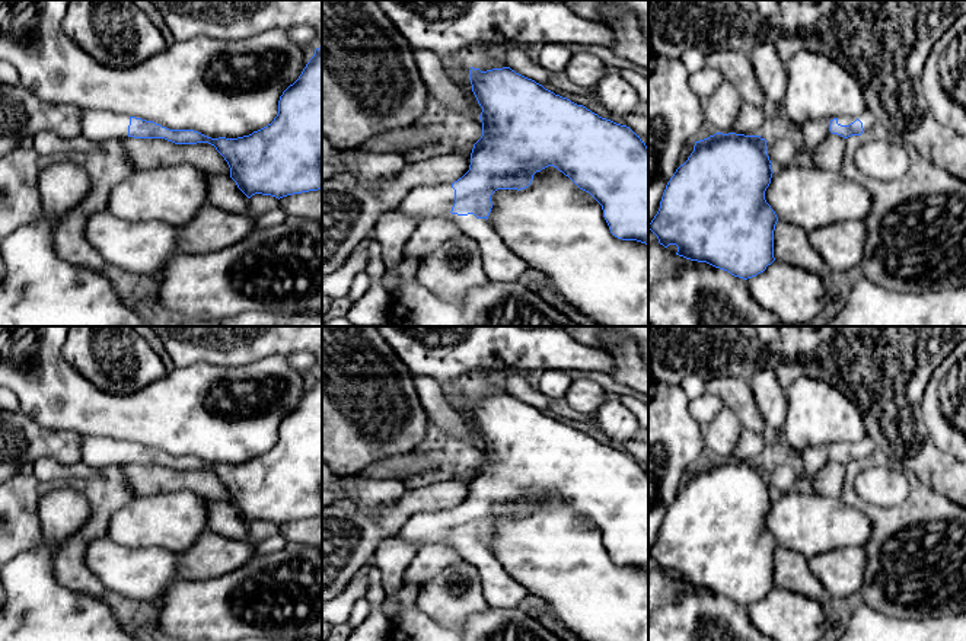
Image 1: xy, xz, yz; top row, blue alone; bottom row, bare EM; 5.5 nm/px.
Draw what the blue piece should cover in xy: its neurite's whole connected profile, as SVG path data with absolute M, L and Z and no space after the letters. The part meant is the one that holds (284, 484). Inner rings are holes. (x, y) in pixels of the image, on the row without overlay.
M322 373L280 422L274 447L249 462L211 465L96 436L82 436L80 447L80 460L93 468L134 463L208 469L224 484L230 504L248 524L262 520L280 526L318 517L322 514Z

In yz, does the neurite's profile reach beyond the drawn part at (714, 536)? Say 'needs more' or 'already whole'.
already whole

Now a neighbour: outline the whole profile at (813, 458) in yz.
M829 446L809 447L801 452L803 468L809 481L825 466L829 457Z

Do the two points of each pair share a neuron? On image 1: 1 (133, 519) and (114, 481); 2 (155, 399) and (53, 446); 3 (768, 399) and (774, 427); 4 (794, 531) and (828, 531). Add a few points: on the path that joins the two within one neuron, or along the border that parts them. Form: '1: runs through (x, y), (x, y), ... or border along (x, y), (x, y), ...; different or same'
1: border along (134, 497), (112, 514), (107, 533); different
2: border along (45, 427), (82, 434); different
3: runs through (772, 407), (774, 420); same
4: runs through (803, 531), (819, 531); same

